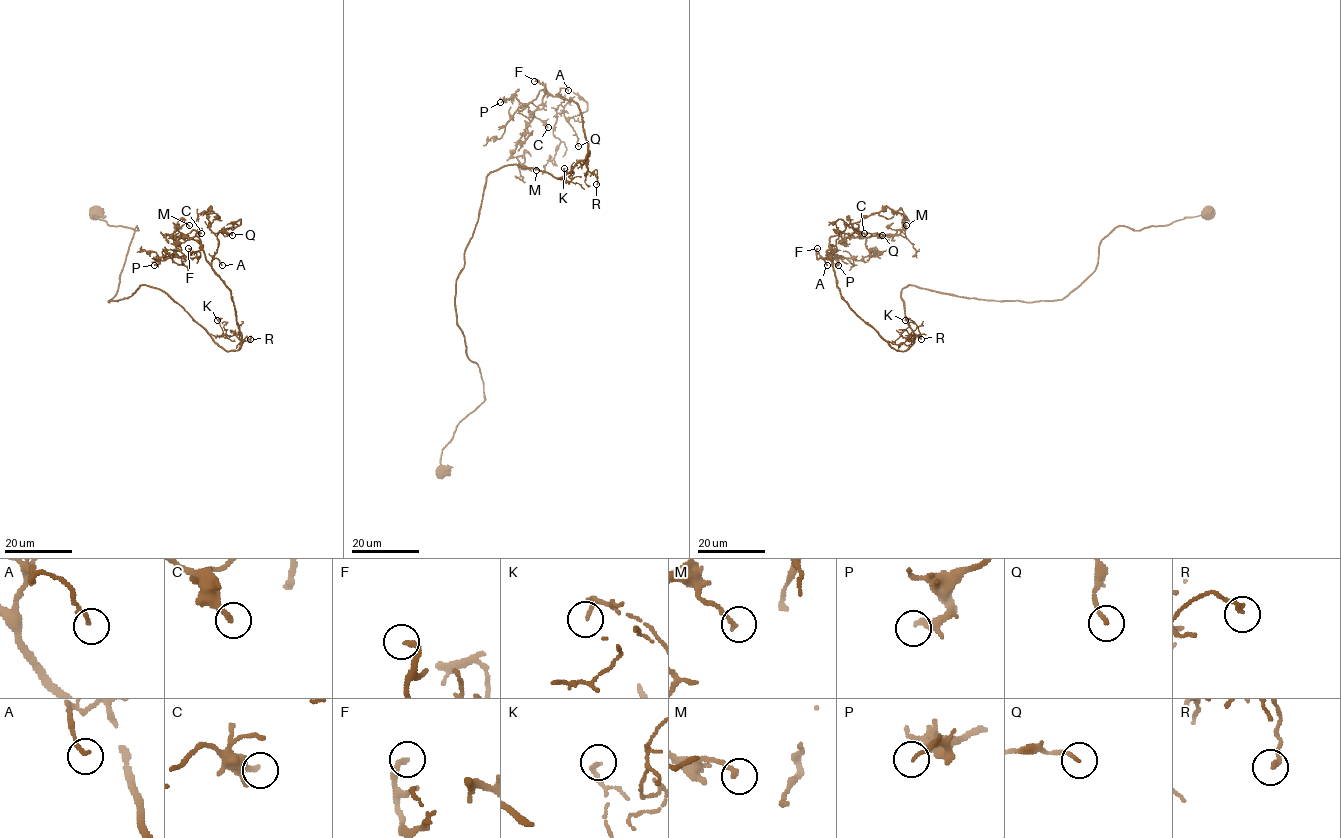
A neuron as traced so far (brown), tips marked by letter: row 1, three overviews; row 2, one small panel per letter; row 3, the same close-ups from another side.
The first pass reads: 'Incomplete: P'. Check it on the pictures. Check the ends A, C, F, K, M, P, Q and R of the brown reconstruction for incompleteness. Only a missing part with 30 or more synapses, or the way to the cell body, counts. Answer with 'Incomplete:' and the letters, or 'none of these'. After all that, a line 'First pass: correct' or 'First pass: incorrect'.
Incomplete: P
First pass: correct

